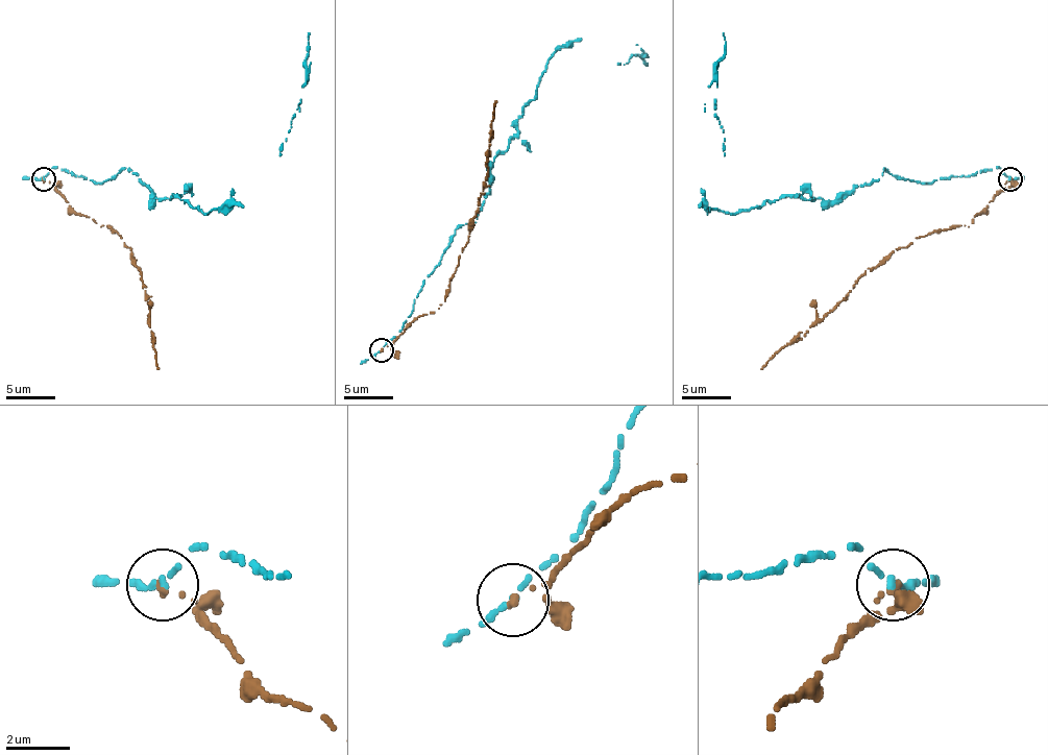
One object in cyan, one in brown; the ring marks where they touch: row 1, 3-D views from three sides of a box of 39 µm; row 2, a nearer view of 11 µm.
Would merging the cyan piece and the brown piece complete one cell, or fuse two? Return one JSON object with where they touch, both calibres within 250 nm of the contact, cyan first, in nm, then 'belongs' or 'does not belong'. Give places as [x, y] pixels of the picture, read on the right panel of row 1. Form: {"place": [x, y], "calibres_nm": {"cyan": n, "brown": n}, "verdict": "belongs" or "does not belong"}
{"place": [1009, 178], "calibres_nm": {"cyan": 220, "brown": 200}, "verdict": "does not belong"}

